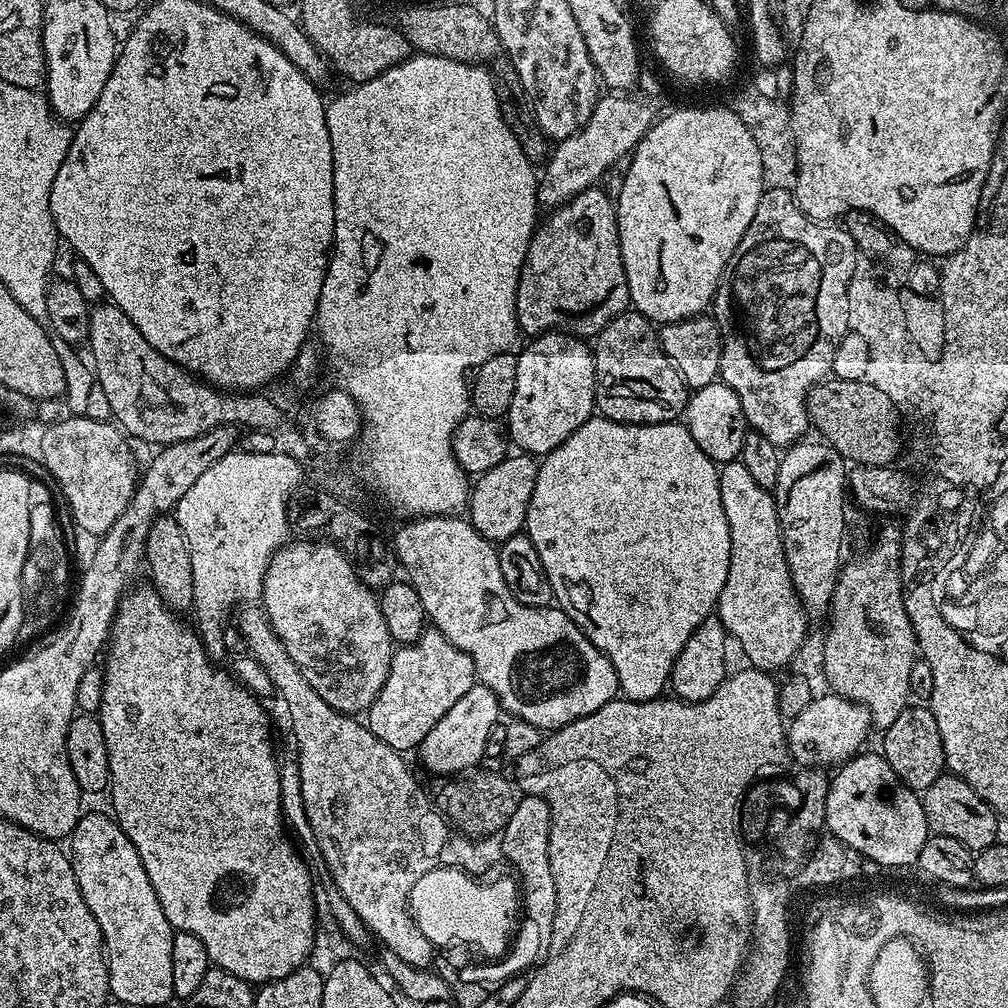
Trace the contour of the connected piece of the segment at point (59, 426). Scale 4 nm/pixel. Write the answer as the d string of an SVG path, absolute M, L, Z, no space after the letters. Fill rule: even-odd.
M76 414L66 421L56 422L56 428L50 432L50 436L44 444L44 452L46 452L46 460L50 464L49 473L58 482L59 493L66 498L67 504L71 508L75 527L88 534L101 536L108 532L110 526L129 504L138 483L138 464L136 468L136 462L128 444L130 442L113 423L110 425L90 417Z

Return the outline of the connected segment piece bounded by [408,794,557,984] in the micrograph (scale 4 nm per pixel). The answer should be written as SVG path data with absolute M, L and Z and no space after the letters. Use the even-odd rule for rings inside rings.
M525 795L519 799L517 806L509 815L502 830L504 837L500 842L507 848L508 856L512 858L514 866L518 866L519 871L523 872L524 881L527 885L528 912L530 913L530 922L526 925L526 928L527 931L533 932L540 943L529 940L528 937L524 936L511 946L504 958L499 958L507 950L508 939L511 938L512 932L517 927L512 920L512 908L516 908L516 892L512 892L512 884L508 884L508 880L504 880L504 884L488 884L488 888L480 888L480 884L472 884L472 880L468 880L468 874L456 872L451 866L445 866L445 868L433 866L428 869L426 874L422 874L422 878L418 878L418 882L414 882L414 890L410 890L408 909L412 912L418 930L422 930L422 934L426 934L426 938L432 943L433 949L469 948L470 951L477 952L478 955L485 956L489 960L488 965L486 965L478 956L460 957L453 955L451 957L453 965L461 970L463 975L470 975L474 982L488 981L491 984L498 984L519 975L522 971L525 971L524 968L532 963L532 965L535 965L539 961L538 956L540 954L541 957L544 945L547 945L552 933L553 922L556 920L557 910L556 880L553 878L553 871L550 870L548 850L549 826L551 823L551 808L545 800L541 799L540 796Z

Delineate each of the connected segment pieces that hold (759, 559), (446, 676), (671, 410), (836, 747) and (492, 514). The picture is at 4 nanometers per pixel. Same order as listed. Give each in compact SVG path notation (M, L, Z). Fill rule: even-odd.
M737 458L719 465L722 510L730 522L730 574L718 605L720 621L733 641L740 643L749 665L761 672L787 669L798 650L809 639L809 613L791 580L784 553L776 497L754 480L750 470Z
M425 627L413 644L401 644L393 651L390 674L386 674L386 686L382 686L378 698L374 698L366 713L367 726L377 738L386 742L386 746L395 752L408 754L411 748L412 751L419 749L426 734L438 726L438 718L442 718L442 714L446 714L446 710L450 710L450 706L454 706L454 702L458 702L458 698L462 698L462 694L466 694L466 690L470 690L474 683L477 683L476 667L470 654L454 646L454 642L450 642L450 638L446 638L446 634L436 627Z
M629 310L623 312L620 316L615 316L604 329L594 338L594 355L596 358L596 408L599 415L605 420L617 420L620 424L670 424L679 421L684 415L684 408L688 405L690 389L680 376L680 371L672 364L672 360L664 352L660 344L660 338L653 321L638 311Z
M835 694L818 698L802 710L793 720L787 721L788 755L797 760L800 768L831 769L833 766L848 763L868 740L868 731L873 731L874 725L866 706L848 700Z
M510 454L498 466L479 473L480 480L471 485L470 503L466 509L472 525L488 540L503 542L517 535L525 527L530 506L530 494L534 494L537 461L528 454Z

